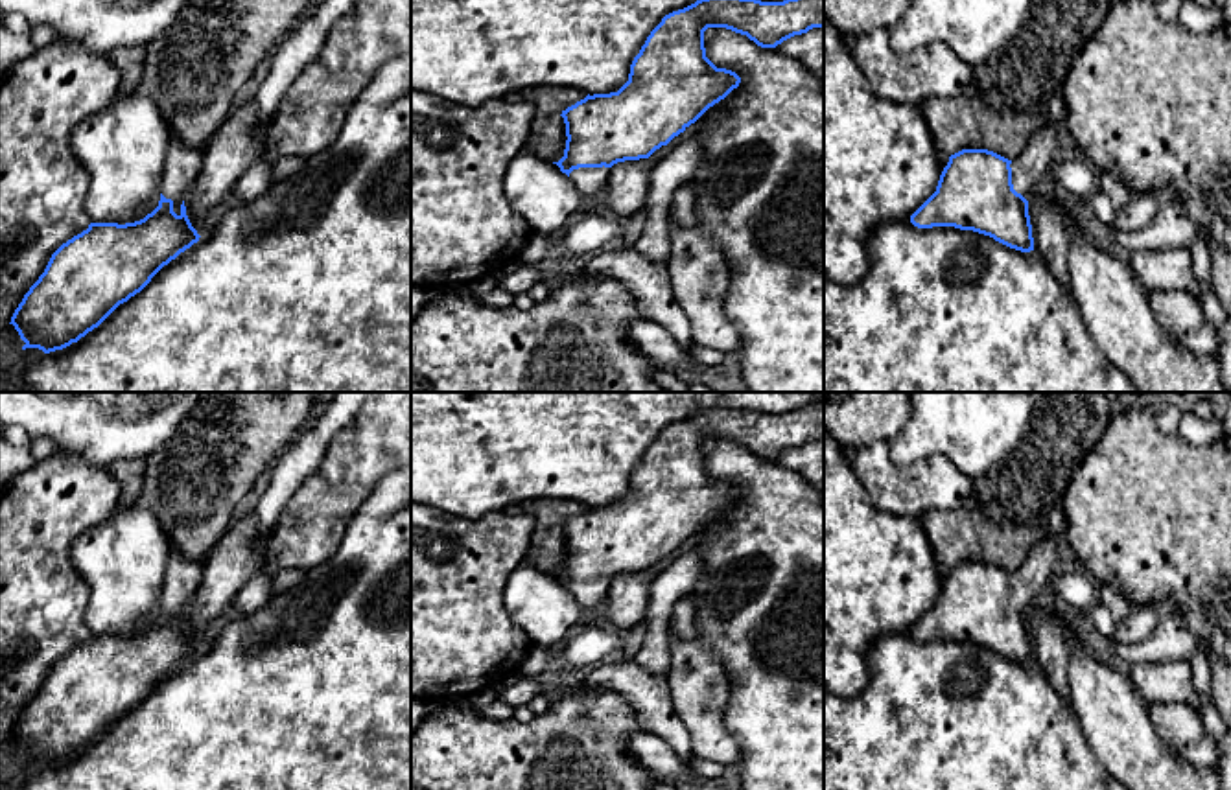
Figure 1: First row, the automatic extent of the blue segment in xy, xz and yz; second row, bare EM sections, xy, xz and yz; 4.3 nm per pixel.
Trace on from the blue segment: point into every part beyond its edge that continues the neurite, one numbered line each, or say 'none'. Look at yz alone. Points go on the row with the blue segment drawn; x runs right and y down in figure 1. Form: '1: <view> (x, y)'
1: yz (1031, 170)

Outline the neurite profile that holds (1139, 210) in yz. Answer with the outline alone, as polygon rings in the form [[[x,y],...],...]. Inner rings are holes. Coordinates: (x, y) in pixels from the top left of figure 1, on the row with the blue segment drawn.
[[[1131,192],[1130,201],[1117,210],[1113,228],[1120,232],[1143,232],[1154,219],[1161,201],[1154,192]]]

